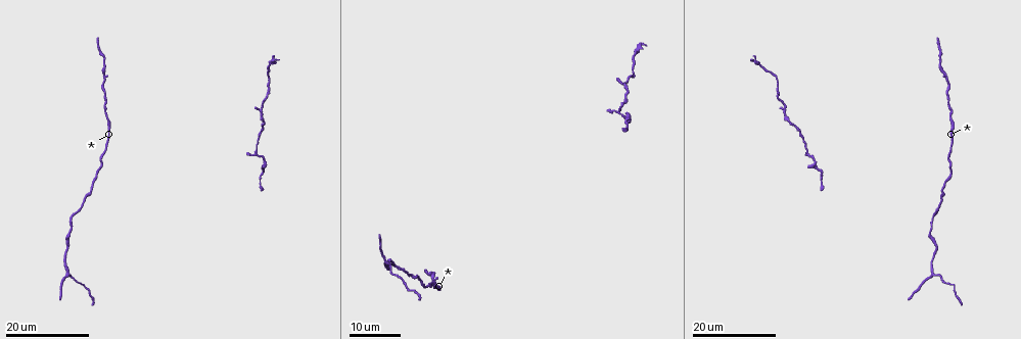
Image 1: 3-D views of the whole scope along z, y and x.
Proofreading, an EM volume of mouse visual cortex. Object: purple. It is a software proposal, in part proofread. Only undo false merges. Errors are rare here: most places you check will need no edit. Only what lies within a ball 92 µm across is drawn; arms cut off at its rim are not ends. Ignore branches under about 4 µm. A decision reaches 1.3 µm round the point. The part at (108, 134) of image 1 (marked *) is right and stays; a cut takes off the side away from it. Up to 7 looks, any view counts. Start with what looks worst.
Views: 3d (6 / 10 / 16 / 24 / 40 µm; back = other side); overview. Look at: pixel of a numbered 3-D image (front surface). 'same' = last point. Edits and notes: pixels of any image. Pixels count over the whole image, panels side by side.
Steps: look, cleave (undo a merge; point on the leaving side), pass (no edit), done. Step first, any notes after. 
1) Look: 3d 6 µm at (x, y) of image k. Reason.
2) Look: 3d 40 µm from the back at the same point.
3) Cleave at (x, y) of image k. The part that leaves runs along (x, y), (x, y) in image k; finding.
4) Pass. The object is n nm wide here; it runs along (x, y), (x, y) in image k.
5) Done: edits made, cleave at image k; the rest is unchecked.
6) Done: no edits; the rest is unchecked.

Look: 3d 24 µm at (620, 111) of image 1. Side arm on a straight run.

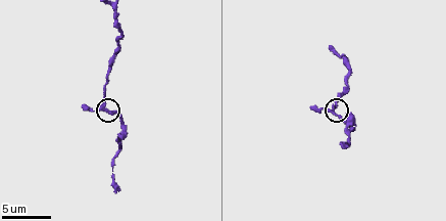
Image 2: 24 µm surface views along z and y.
Look: 3d 10 µm at (104, 109) of image 2. Zoom in.

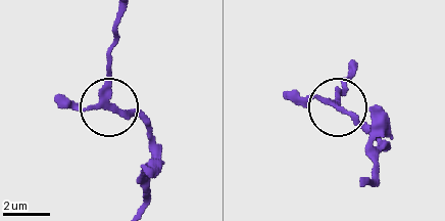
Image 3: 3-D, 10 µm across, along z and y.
Pass. Continuous, no second neuron.

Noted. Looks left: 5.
Look: 3d 24 µm at (71, 232) of image 1. Thick turns thin.

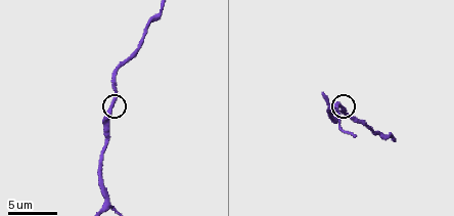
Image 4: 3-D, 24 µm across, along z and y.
Look: 3d 10 µm at (112, 108) of image 4. Zoom in.

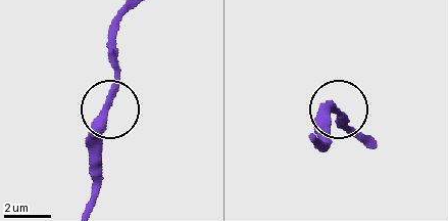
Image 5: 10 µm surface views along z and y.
Pass. It runs along (128, 12), (116, 30), (116, 89), (93, 158) in image 5; all the same neuron.

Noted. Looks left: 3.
Look: 3d 6 µm at (101, 179) of image 4. Sudden change in width.

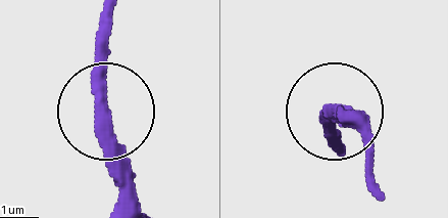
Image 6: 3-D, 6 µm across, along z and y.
Pass. It runs along (113, 15), (103, 45), (103, 153), (122, 202) in image 6; one neuron here.

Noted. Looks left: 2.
Done: no edits; the rest is unchecked.

